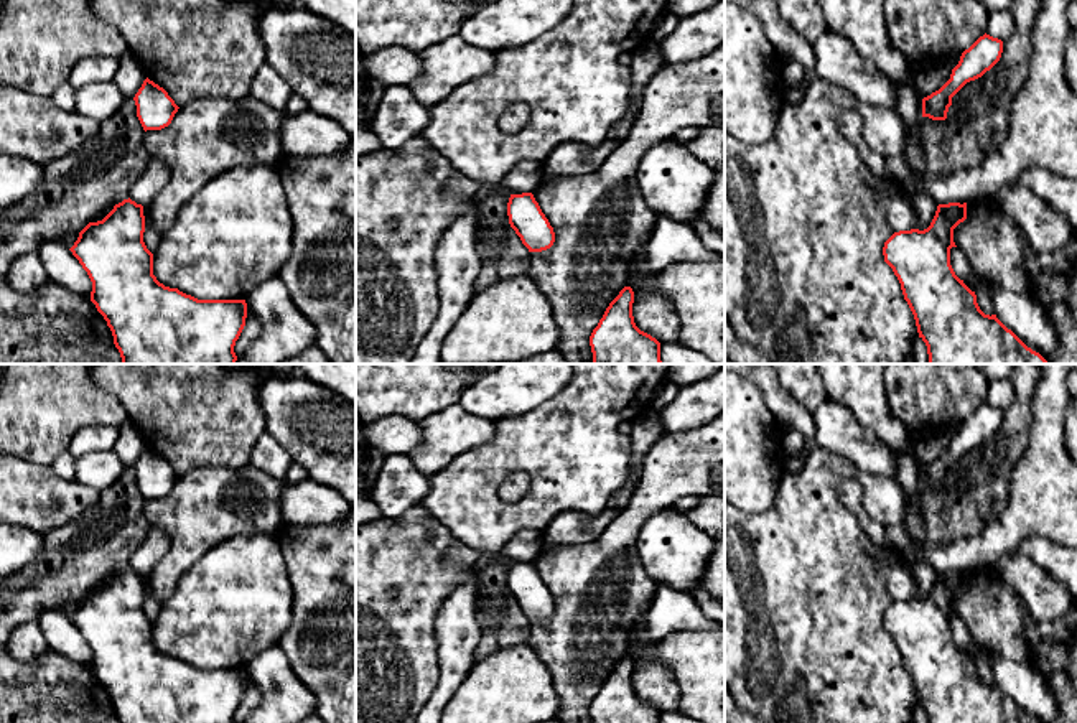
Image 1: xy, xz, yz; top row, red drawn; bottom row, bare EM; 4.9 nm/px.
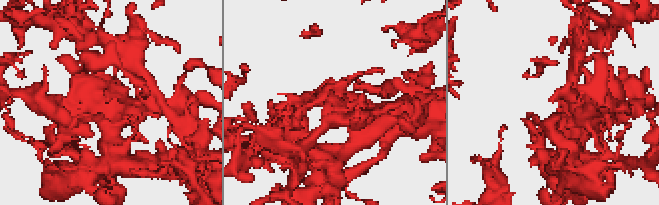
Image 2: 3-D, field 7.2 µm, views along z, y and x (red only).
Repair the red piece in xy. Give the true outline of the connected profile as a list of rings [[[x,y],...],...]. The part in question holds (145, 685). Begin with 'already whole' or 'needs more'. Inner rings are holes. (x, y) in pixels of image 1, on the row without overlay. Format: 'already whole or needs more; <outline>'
already whole; [[[124,568],[97,591],[89,591],[69,618],[92,651],[91,670],[107,690],[120,723],[235,723],[247,687],[245,669],[198,669],[178,657],[165,655],[153,644],[153,623],[143,611],[143,575]]]

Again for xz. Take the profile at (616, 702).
already whole; [[[624,655],[590,705],[593,723],[660,723],[660,711],[636,695],[632,672],[634,660]]]

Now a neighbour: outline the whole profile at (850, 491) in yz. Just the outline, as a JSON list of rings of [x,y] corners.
[[[848,479],[840,484],[838,496],[842,502],[856,514],[860,519],[865,534],[871,539],[876,545],[886,545],[886,525],[871,520],[861,509],[861,486],[856,479]]]

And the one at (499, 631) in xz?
[[[481,606],[478,624],[483,636],[476,649],[478,660],[502,649],[529,642],[532,624],[525,614],[507,616],[497,611],[496,606]]]

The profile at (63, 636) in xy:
[[[48,609],[40,613],[36,619],[53,651],[82,667],[91,665],[92,651],[69,616],[58,609]]]

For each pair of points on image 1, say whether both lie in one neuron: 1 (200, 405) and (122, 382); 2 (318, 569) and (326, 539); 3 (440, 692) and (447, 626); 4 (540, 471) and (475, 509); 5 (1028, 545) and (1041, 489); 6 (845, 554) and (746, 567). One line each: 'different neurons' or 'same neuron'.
1: same neuron
2: same neuron
3: same neuron
4: same neuron
5: different neurons
6: same neuron

